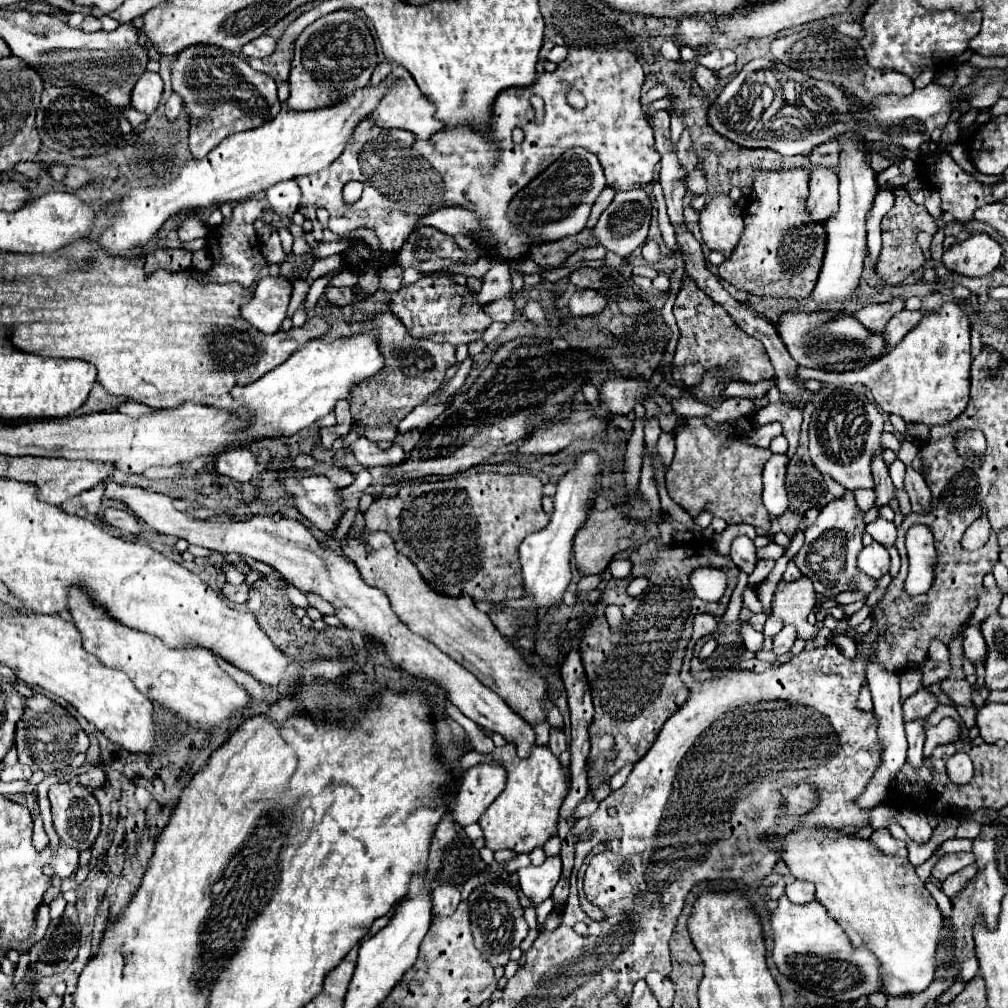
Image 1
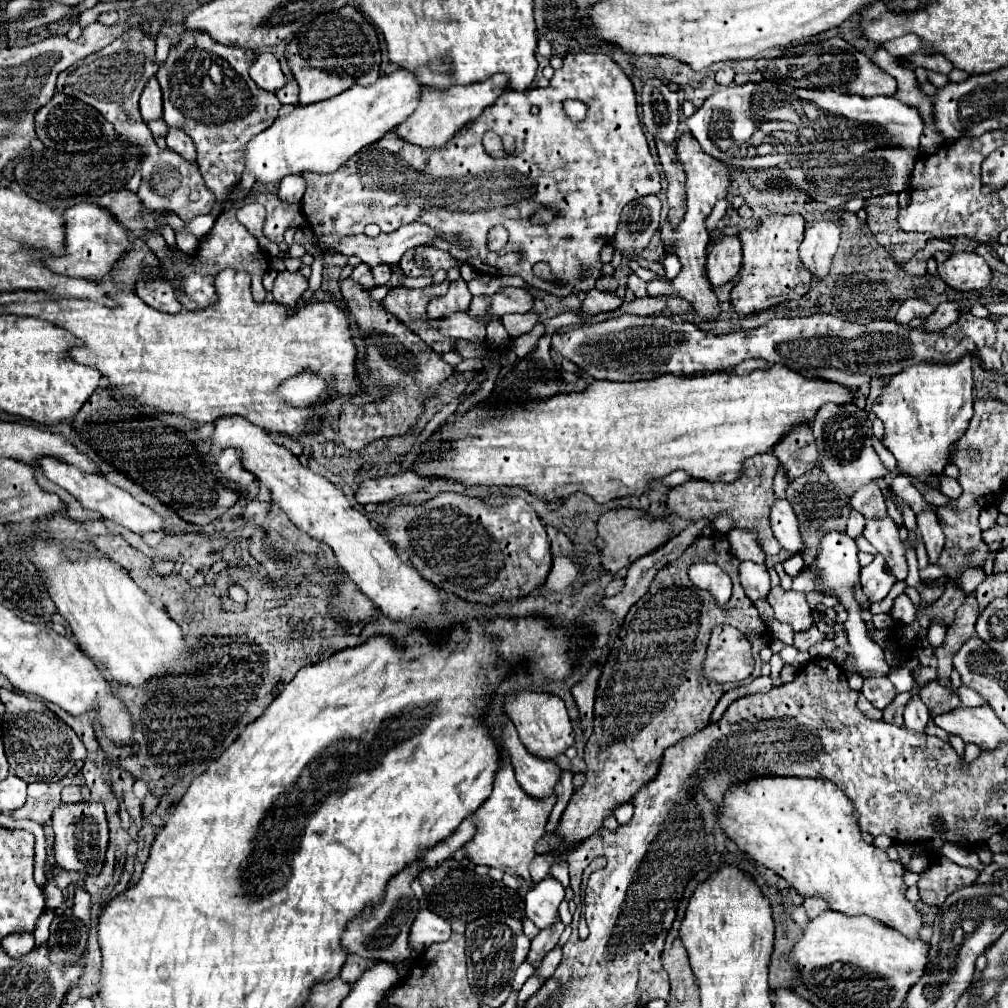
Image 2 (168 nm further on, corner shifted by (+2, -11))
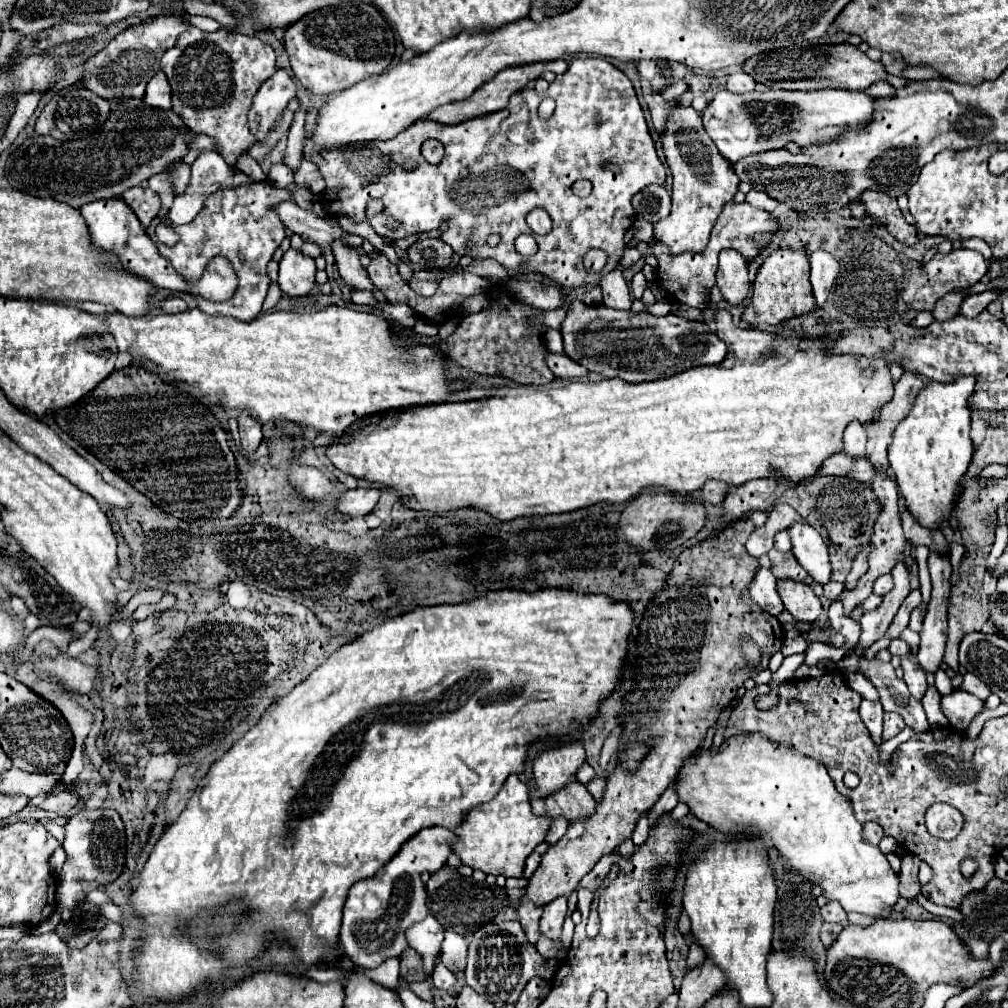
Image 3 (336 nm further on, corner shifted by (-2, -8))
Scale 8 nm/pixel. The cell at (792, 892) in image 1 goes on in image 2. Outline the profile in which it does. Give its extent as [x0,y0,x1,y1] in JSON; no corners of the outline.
[803,898,829,918]

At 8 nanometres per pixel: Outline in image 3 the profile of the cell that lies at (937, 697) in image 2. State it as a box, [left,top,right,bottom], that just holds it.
[957,673,989,699]

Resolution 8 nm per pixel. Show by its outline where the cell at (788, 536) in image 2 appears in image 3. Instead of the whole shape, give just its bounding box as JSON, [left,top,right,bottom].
[789,521,831,585]

